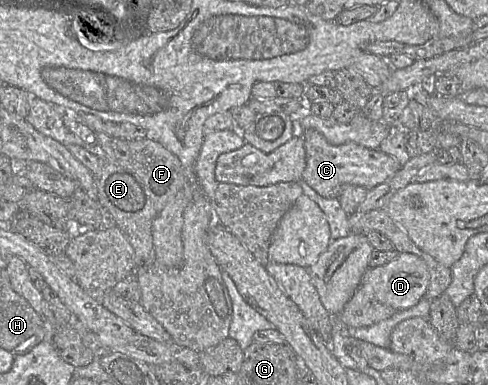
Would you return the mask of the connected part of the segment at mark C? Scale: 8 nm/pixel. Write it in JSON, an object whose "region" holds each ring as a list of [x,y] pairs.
{"region":[[[312,129],[301,130],[298,133],[303,138],[306,152],[306,166],[302,173],[302,181],[322,197],[338,198],[343,184],[357,185],[370,190],[392,178],[401,168],[394,157],[379,149],[370,149],[355,142],[332,145],[322,134]]]}

